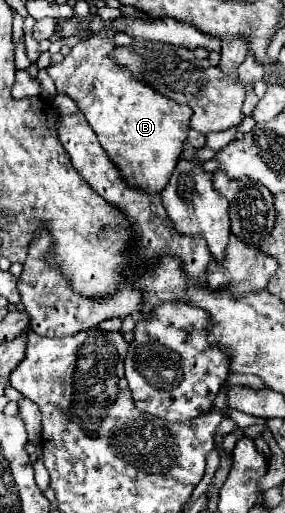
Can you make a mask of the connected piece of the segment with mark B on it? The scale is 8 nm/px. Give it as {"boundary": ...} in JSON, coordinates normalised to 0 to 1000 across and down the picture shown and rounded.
{"boundary":[[[400,60],[330,64],[316,76],[253,92],[246,107],[232,107],[218,123],[175,127],[161,138],[189,154],[204,181],[225,181],[267,197],[309,244],[330,251],[358,290],[379,298],[386,314],[407,322],[407,329],[435,345],[435,357],[456,365],[498,368],[512,376],[568,376],[632,310],[646,271],[660,267],[660,236],[674,228],[674,212],[660,212],[660,205],[618,205],[618,197],[596,197],[589,189],[575,193],[575,185],[533,177],[533,170],[505,166],[498,158],[477,158],[449,138],[407,127],[379,111],[379,103],[407,92],[393,68]]]}

